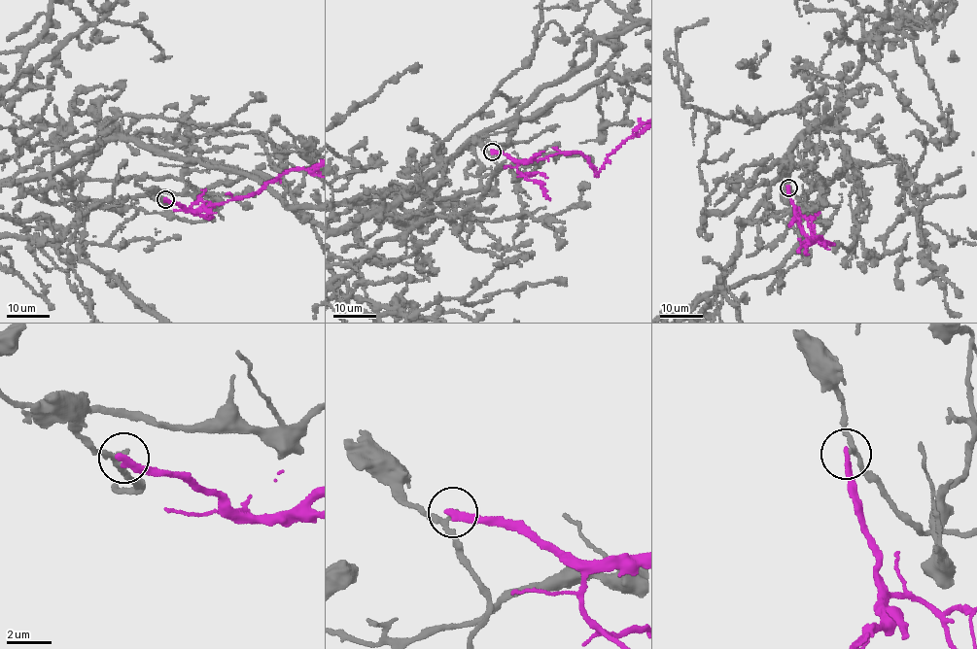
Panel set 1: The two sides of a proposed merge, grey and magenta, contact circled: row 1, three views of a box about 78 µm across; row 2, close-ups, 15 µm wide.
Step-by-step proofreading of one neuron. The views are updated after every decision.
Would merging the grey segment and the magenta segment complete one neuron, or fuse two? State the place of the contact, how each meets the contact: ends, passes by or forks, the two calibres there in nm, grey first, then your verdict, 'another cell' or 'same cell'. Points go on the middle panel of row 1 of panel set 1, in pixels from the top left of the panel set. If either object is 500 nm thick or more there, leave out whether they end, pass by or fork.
place (492, 152); grey passes by; magenta ends; calibres 180 and 320 nm; another cell

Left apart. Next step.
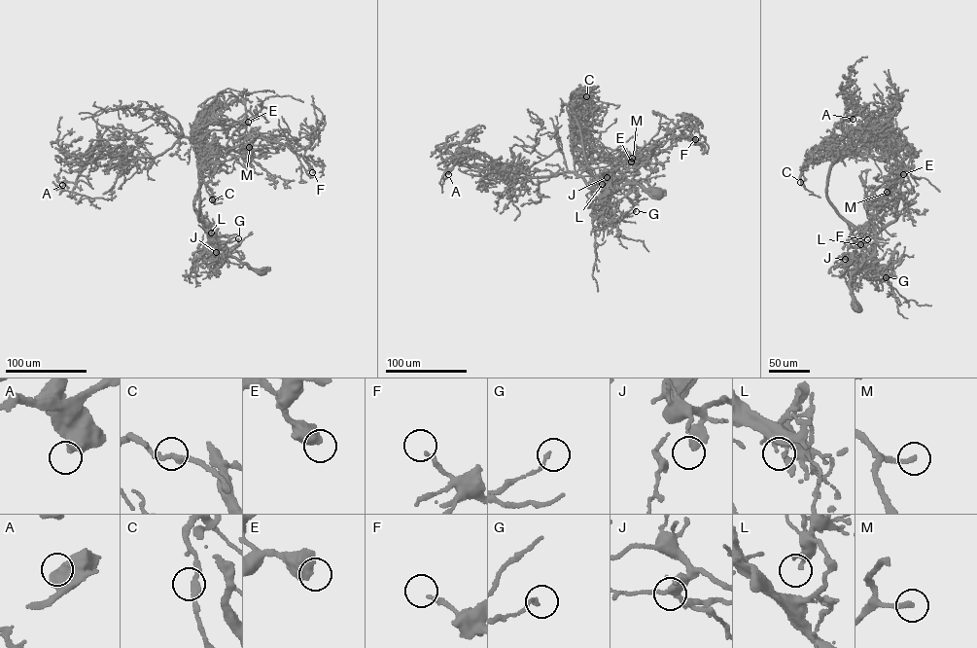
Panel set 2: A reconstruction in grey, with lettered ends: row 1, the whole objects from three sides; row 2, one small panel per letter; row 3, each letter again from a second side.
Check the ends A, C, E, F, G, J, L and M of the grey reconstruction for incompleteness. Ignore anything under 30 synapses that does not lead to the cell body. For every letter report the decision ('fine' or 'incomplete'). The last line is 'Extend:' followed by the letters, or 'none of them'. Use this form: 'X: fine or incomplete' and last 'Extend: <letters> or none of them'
A: fine
C: fine
E: fine
F: fine
G: fine
J: fine
L: fine
M: incomplete
Extend: M

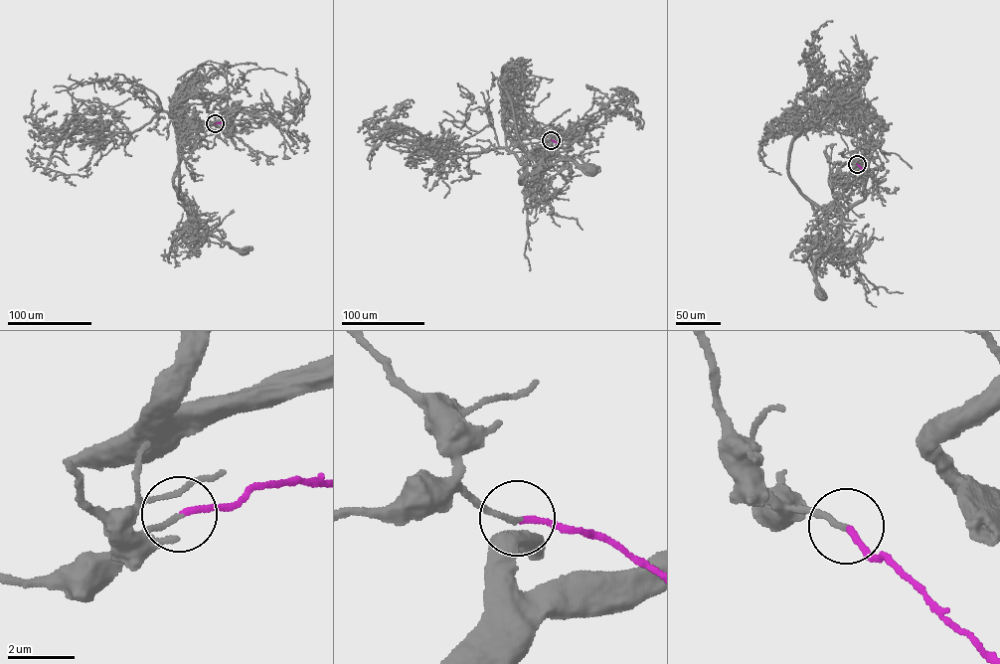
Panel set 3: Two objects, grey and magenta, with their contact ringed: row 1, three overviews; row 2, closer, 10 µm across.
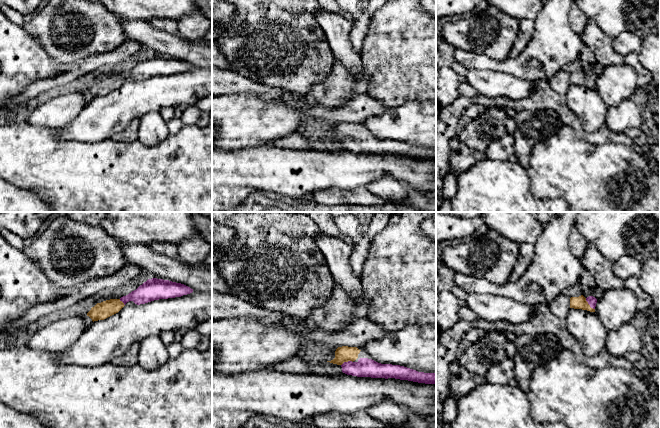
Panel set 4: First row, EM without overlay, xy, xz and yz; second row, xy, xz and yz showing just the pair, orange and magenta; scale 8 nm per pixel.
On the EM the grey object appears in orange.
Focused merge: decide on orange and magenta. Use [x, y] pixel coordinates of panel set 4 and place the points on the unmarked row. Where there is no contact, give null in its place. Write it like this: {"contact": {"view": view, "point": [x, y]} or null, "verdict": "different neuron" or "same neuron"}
{"contact": {"view": "yz", "point": [588, 80]}, "verdict": "same neuron"}

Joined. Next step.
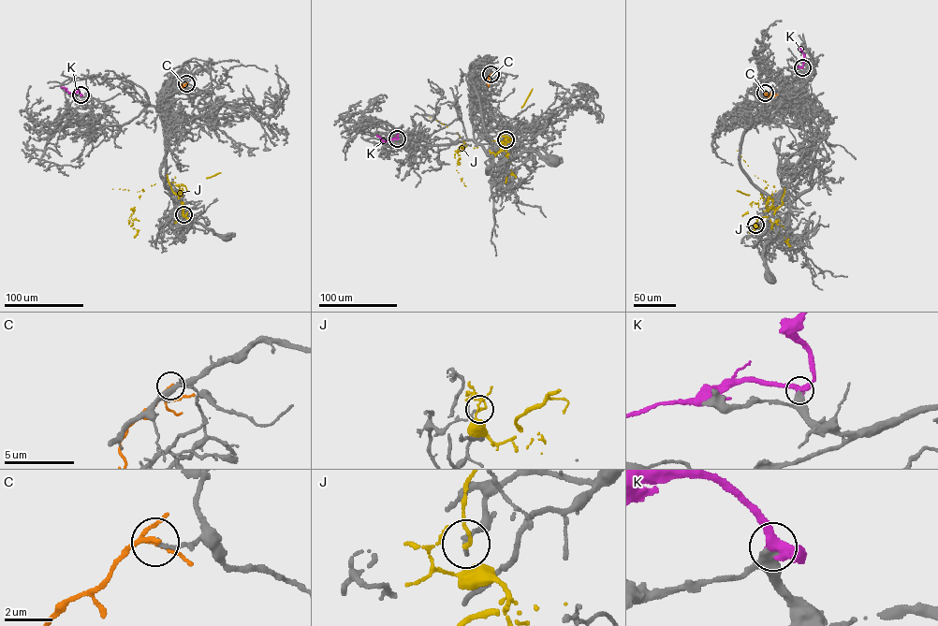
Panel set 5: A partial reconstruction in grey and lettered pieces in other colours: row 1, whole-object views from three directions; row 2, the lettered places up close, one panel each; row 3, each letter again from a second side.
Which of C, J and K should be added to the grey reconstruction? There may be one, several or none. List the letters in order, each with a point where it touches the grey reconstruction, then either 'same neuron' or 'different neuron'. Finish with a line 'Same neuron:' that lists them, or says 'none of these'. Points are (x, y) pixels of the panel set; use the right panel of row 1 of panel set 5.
C: meets grey at (765, 93); different neuron
J: meets grey at (755, 225); different neuron
K: meets grey at (802, 67); same neuron
Same neuron: K

